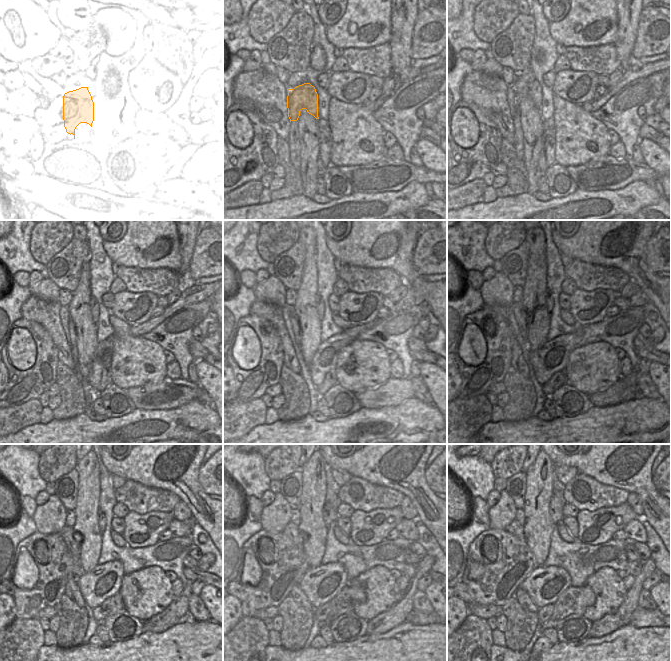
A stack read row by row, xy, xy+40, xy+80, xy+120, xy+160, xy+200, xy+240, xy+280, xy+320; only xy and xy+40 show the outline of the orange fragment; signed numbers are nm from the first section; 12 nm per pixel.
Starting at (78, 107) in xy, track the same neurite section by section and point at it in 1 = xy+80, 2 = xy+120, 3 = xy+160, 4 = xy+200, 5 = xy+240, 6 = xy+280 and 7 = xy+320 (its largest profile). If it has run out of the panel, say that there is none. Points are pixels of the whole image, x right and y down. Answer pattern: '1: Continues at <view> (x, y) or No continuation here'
1: Continues at xy+80 (534, 93)
2: Continues at xy+120 (95, 309)
3: Continues at xy+160 (321, 304)
4: Continues at xy+200 (550, 301)
5: Continues at xy+240 (102, 520)
6: Continues at xy+280 (329, 514)
7: Continues at xy+320 (557, 503)

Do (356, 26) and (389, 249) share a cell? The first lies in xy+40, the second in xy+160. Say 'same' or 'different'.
same

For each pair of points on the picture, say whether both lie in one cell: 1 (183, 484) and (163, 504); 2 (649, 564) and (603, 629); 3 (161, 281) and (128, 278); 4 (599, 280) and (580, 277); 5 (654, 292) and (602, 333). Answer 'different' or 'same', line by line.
1: different
2: same
3: same
4: same
5: different

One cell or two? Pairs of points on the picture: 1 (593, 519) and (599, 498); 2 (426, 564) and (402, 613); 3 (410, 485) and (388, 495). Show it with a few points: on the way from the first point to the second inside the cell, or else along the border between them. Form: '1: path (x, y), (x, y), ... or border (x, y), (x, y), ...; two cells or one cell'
1: border (619, 505), (601, 506), (594, 510), (579, 510); two cells
2: path (417, 576), (405, 601); one cell
3: border (375, 485), (389, 486), (404, 495); two cells

